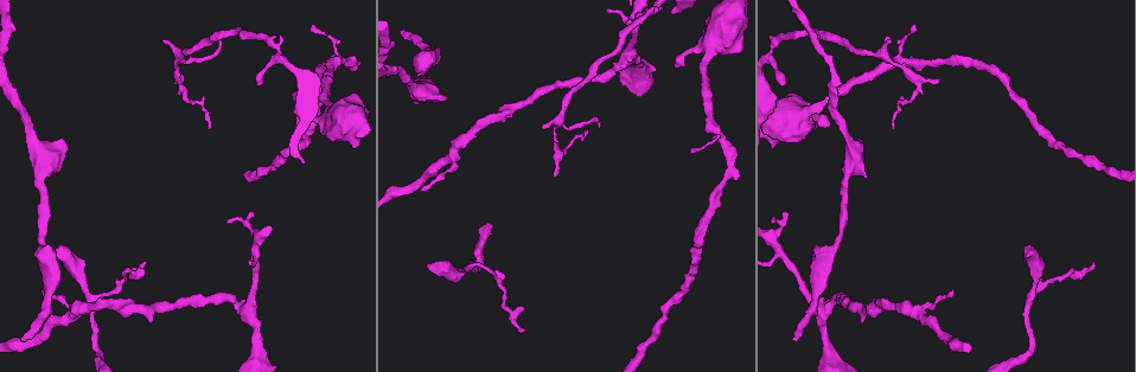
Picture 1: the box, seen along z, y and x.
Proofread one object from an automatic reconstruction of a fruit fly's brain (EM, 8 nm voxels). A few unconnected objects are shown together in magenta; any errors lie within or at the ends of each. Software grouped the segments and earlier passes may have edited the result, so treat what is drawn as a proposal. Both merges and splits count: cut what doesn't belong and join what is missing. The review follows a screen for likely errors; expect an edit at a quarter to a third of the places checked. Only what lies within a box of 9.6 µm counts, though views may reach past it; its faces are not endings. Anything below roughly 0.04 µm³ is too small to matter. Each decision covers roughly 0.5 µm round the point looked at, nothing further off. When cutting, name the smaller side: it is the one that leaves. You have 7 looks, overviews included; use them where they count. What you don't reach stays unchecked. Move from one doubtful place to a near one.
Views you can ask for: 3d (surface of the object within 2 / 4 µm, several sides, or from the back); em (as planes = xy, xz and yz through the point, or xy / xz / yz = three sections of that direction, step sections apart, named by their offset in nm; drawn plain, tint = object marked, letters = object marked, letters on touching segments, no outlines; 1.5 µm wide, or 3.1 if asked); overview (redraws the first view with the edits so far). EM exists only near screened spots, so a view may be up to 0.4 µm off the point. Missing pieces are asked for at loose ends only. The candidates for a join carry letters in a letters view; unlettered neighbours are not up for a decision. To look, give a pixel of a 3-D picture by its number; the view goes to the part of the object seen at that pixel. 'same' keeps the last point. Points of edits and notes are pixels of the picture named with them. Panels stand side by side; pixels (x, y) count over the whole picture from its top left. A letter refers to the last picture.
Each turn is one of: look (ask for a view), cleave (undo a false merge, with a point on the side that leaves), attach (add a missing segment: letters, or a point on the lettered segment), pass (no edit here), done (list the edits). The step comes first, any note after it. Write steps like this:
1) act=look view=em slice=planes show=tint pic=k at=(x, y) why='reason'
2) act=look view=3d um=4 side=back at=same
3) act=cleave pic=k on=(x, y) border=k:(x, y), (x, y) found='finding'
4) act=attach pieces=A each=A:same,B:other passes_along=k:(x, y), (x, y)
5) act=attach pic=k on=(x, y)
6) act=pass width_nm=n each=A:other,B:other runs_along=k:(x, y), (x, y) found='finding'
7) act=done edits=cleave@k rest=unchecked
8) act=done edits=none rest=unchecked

act=look view=3d um=2 pic=1 at=(827, 127) why='an open end'

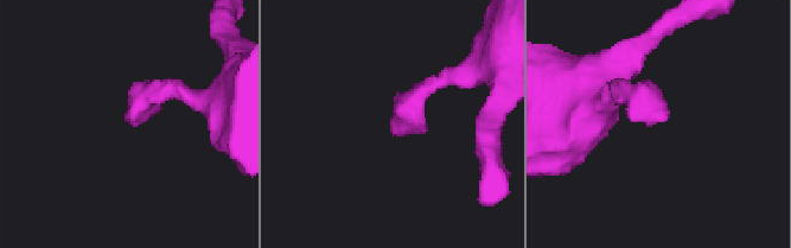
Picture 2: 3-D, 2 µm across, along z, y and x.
act=look view=em slice=planes show=letters pic=2 at=(125, 121) why='need the tissue'

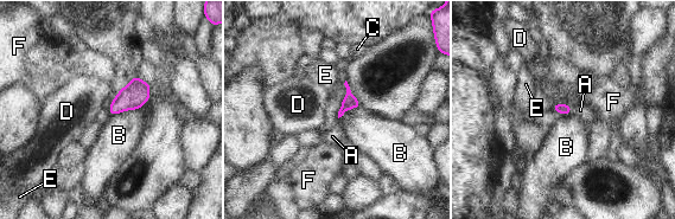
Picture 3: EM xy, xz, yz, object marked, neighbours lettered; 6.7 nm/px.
act=attach pieces=A each=A:same,B:other,C:other,D:other,E:other,F:other passes_along=3:(561, 108), (571, 110), (580, 110) found='the neuron continues'

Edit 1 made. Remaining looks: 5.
act=look view=3d um=2 pic=1 at=(627, 57) why='a fork'

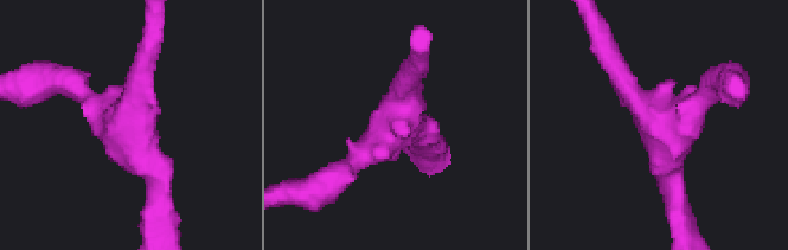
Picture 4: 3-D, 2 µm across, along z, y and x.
act=look view=em slice=yz step=4 show=tint pic=4 at=(124, 133) arms=3 arm_widths_nm=200,220,240

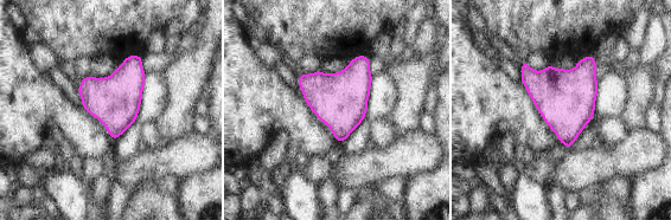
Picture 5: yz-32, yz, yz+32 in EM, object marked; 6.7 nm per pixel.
act=look view=em slice=planes show=letters at=same

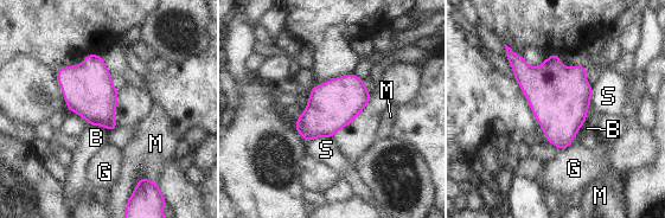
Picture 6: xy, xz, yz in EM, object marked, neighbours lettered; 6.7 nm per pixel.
act=pass longest_contact=B:190nm each=B:other,G:other,M:other,S:other border=6:(584, 121), (570, 145) found='continuous, no second neuron'

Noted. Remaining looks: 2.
act=look view=3d um=4 pic=1 at=(145, 261) why='tapers out'

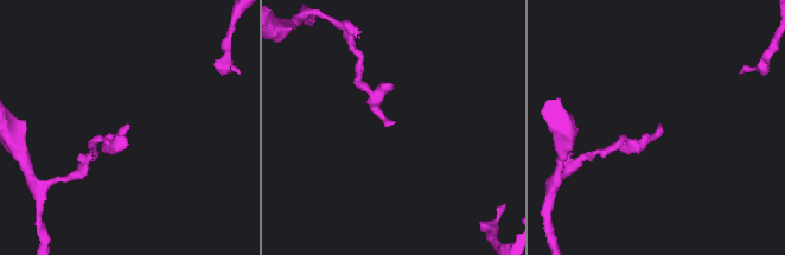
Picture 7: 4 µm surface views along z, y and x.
act=look view=em slice=yz step=8 show=letters pic=7 at=(394, 123)

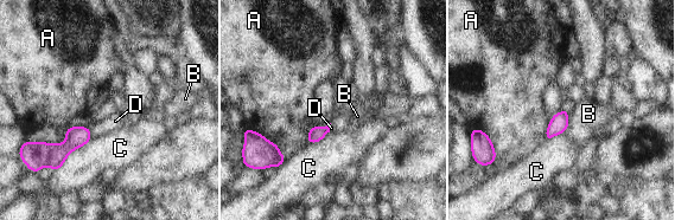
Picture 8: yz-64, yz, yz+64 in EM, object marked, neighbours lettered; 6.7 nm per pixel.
act=pass width_nm=130 each=A:other,B:other,C:other,D:other border=8:(568, 110), (568, 127), (564, 131) found='none of them fits'

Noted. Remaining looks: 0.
act=done edits=attach@3 rest=unchecked

